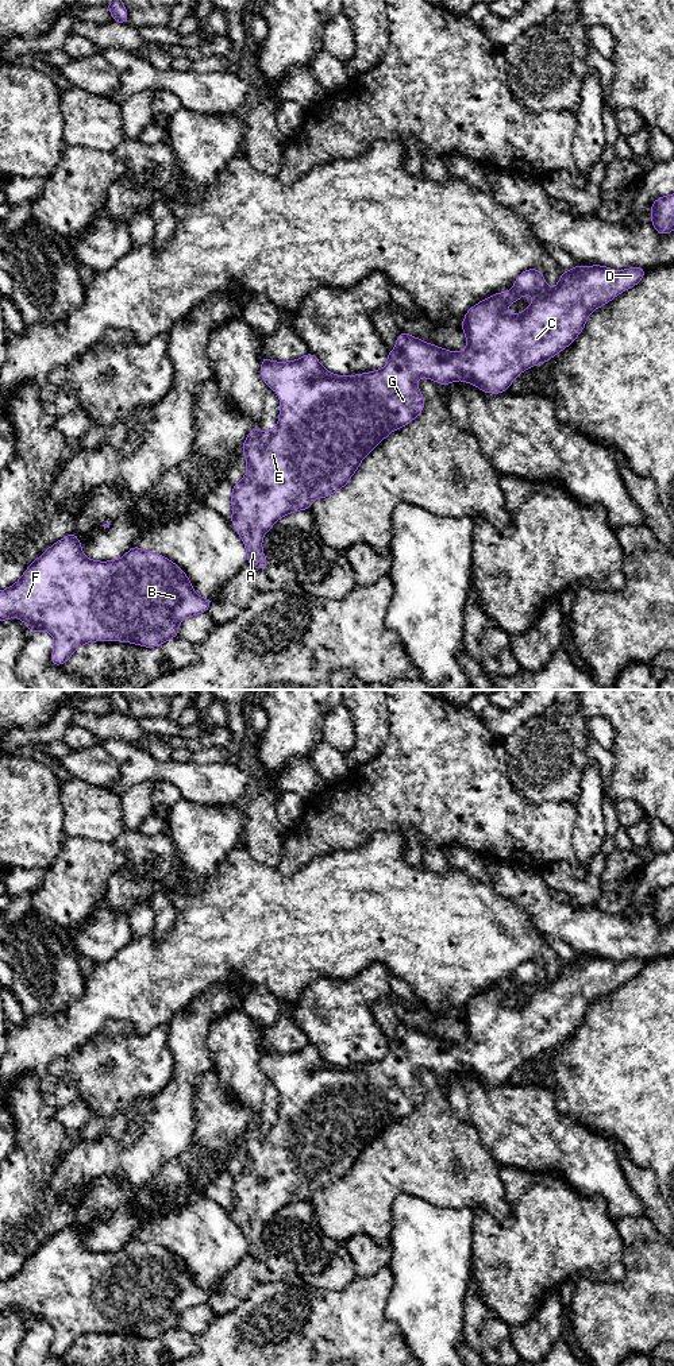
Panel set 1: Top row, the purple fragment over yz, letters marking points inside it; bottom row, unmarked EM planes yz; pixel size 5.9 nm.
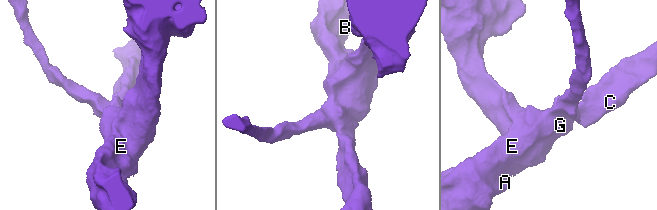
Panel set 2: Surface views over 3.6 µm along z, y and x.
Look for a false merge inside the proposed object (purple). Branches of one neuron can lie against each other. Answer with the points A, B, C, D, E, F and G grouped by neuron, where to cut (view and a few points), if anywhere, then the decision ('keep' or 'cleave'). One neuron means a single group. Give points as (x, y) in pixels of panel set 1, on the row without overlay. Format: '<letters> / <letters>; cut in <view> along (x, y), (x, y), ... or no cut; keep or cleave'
A B C D E F G; no cut; keep

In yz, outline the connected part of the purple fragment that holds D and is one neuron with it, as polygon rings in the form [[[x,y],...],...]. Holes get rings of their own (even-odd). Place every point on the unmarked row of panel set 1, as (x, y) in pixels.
[[[601,956],[574,957],[569,962],[562,962],[558,976],[548,980],[539,961],[525,961],[516,969],[512,983],[493,985],[467,1002],[462,1012],[462,1020],[467,1029],[463,1043],[447,1042],[404,1023],[396,1030],[397,1038],[388,1043],[388,1056],[382,1061],[366,1065],[334,1066],[311,1043],[292,1053],[271,1053],[262,1046],[261,1068],[273,1083],[280,1084],[280,1111],[265,1124],[254,1118],[242,1137],[247,1151],[247,1165],[232,1178],[232,1211],[228,1213],[235,1218],[244,1232],[247,1253],[258,1261],[265,1261],[267,1253],[261,1235],[263,1226],[271,1220],[274,1213],[292,1203],[308,1201],[315,1189],[326,1189],[346,1177],[370,1142],[390,1123],[409,1115],[423,1103],[424,1089],[416,1076],[419,1069],[430,1069],[443,1078],[461,1070],[475,1076],[485,1084],[507,1083],[520,1064],[554,1049],[571,1035],[582,1023],[593,1002],[638,976],[646,962],[643,958],[616,962]],[[524,985],[532,985],[534,993],[519,1006],[508,1006],[505,999]]]

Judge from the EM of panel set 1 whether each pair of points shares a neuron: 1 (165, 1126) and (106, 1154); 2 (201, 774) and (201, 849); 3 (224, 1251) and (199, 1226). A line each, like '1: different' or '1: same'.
1: same
2: different
3: same

